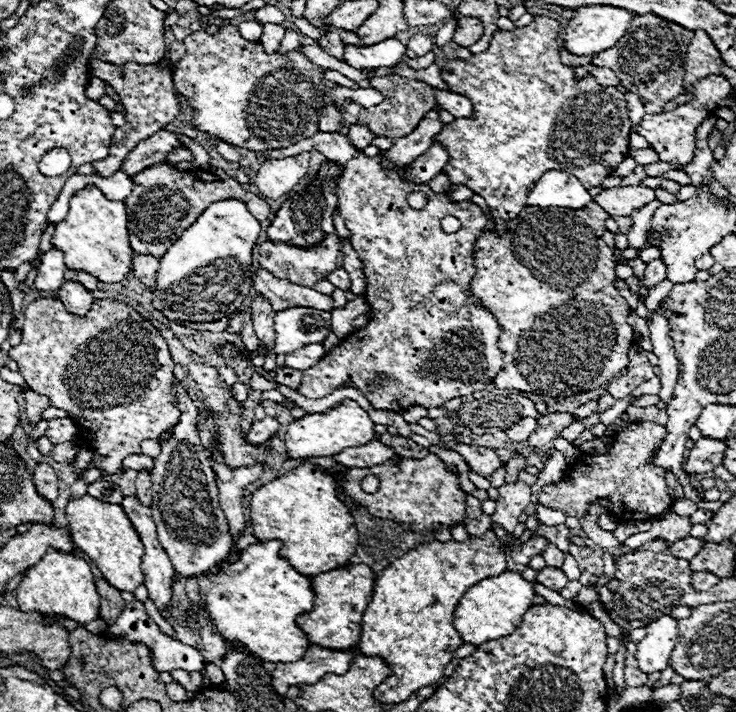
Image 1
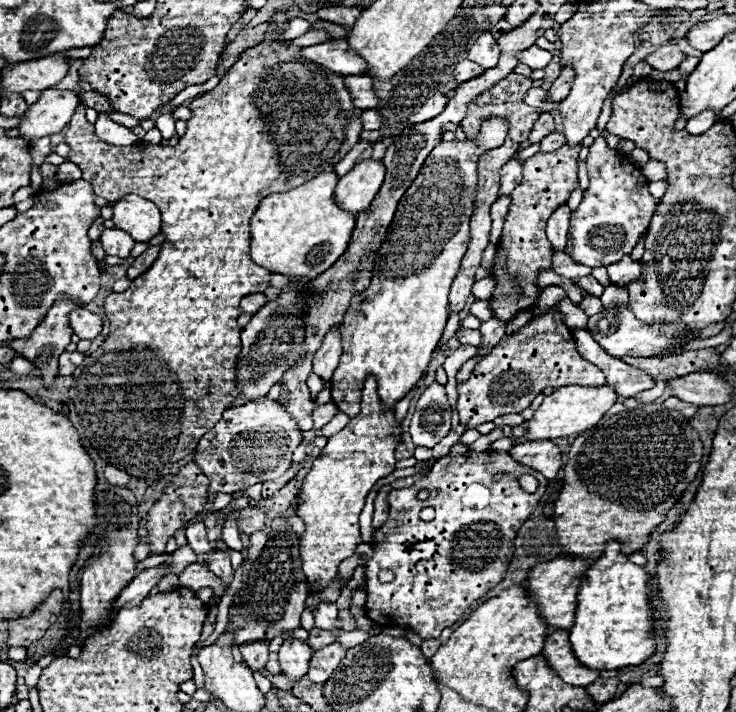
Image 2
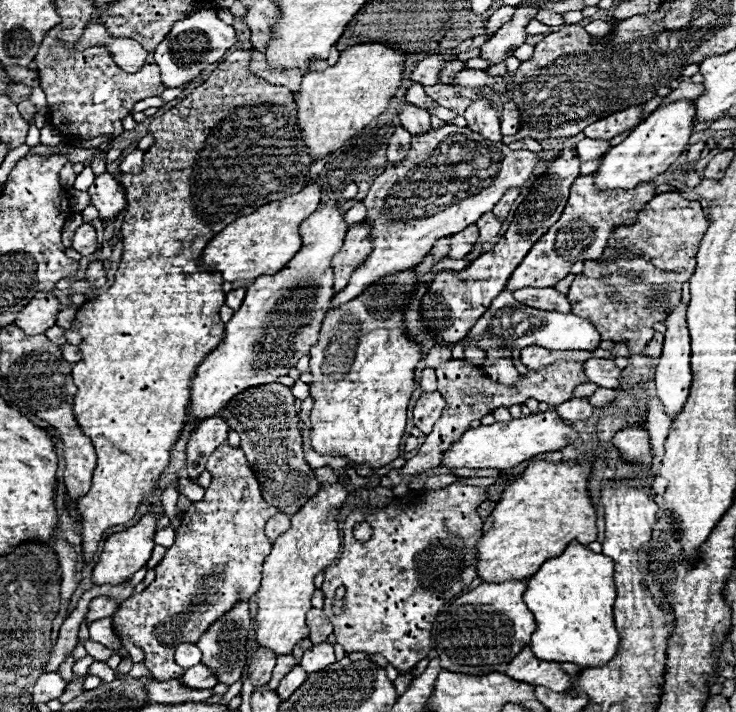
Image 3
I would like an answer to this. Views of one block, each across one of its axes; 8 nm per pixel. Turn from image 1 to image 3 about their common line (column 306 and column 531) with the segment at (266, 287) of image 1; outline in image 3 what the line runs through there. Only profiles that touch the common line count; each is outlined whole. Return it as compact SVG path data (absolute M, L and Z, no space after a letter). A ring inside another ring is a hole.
M520 288L514 292L514 298L520 304L538 308L538 310L558 310L558 312L570 312L570 302L564 294L560 294L554 288Z

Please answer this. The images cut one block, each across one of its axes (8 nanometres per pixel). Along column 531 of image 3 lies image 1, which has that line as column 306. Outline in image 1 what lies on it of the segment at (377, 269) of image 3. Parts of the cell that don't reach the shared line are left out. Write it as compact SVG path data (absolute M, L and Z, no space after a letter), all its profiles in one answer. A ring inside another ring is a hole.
M310 152L288 156L282 160L266 160L256 174L256 186L266 198L282 198L306 178L310 170Z

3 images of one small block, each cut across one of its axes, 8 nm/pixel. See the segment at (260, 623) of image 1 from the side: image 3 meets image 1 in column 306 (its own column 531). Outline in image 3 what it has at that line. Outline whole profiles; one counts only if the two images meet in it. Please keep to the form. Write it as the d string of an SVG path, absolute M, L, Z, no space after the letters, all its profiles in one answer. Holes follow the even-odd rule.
M570 542L562 556L546 560L540 570L528 578L524 602L536 618L536 632L530 648L542 662L572 662L580 668L606 664L618 650L618 632L614 626L614 564L604 554L596 554L580 542Z

